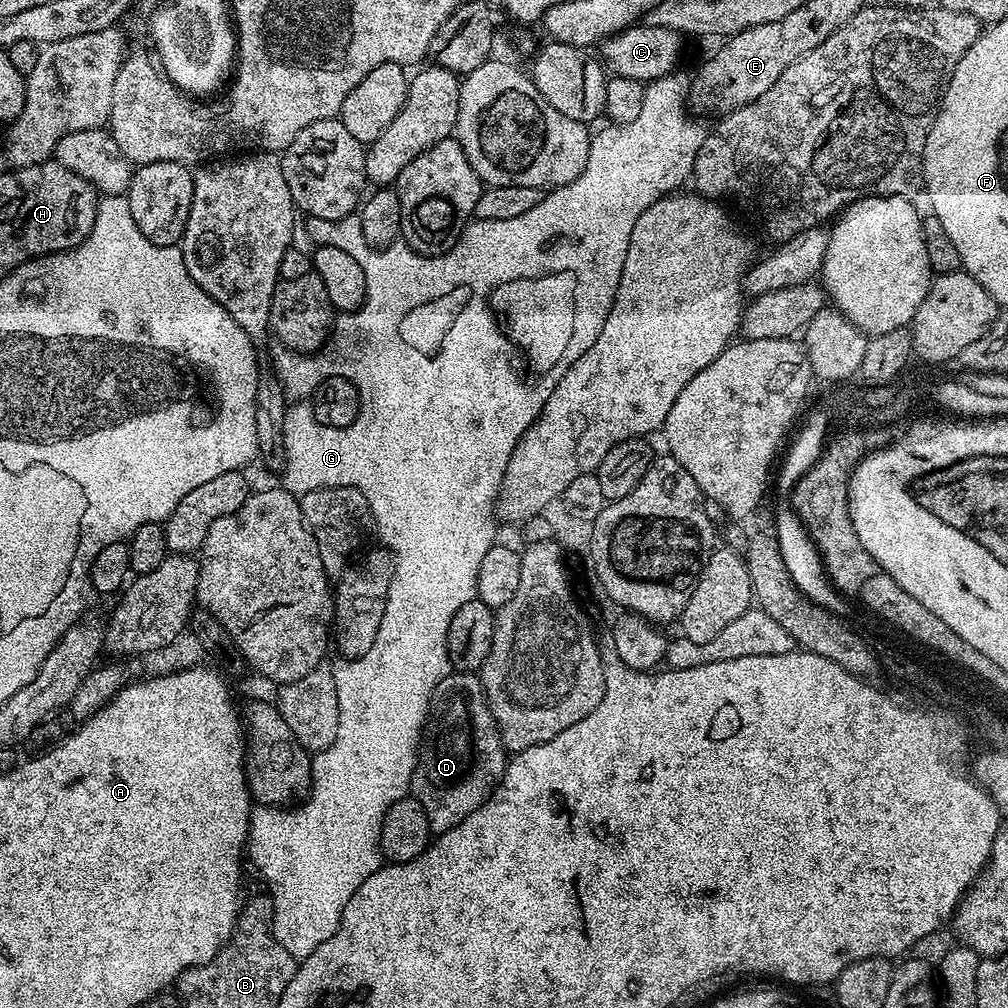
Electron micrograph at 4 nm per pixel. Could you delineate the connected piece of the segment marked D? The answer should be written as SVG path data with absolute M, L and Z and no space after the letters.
M449 671L434 686L434 694L428 700L422 747L410 785L410 794L426 810L429 829L439 834L474 814L502 778L505 763L506 749L500 742L479 675Z

